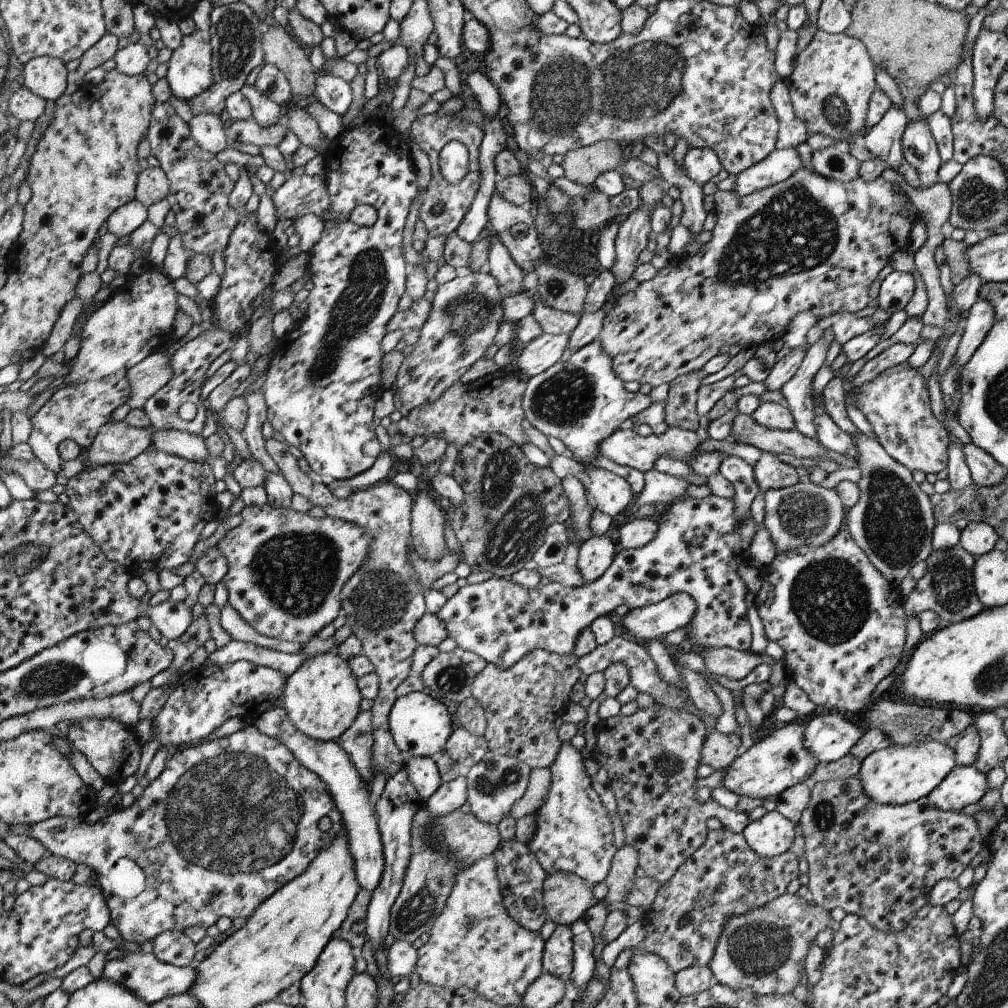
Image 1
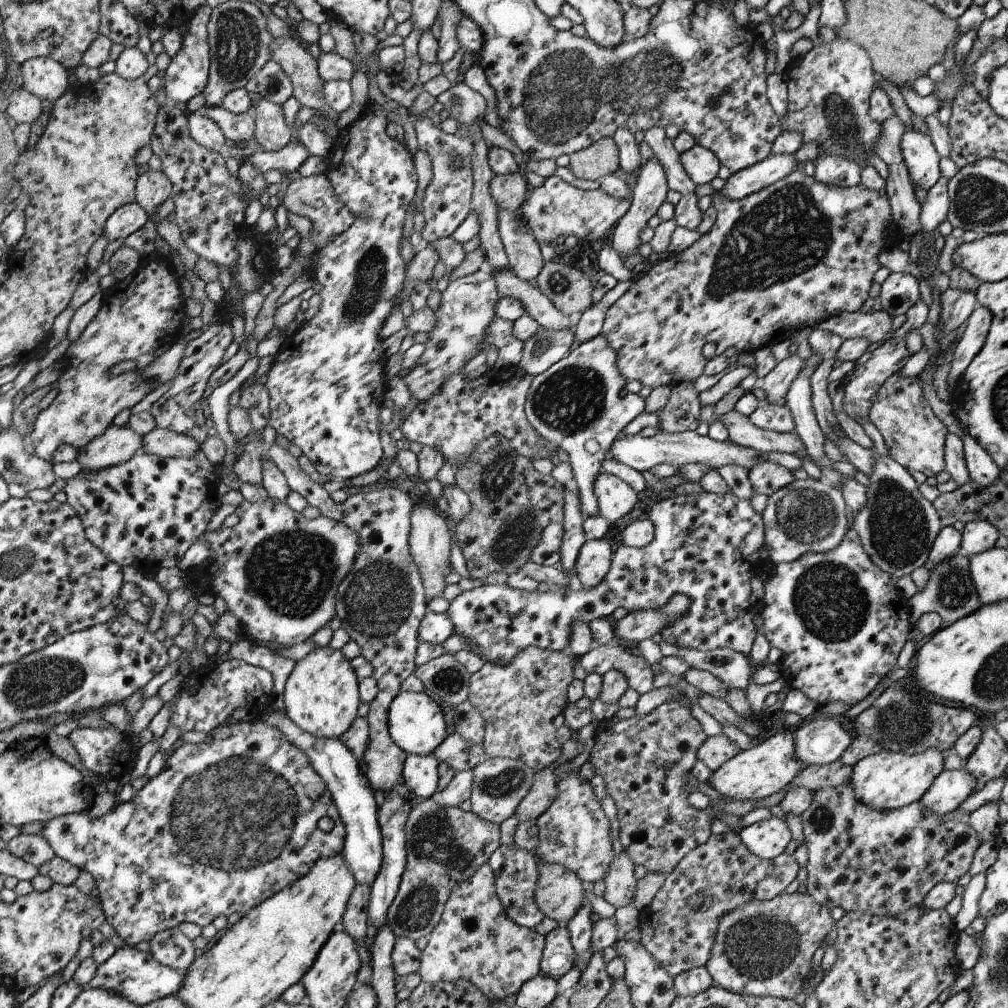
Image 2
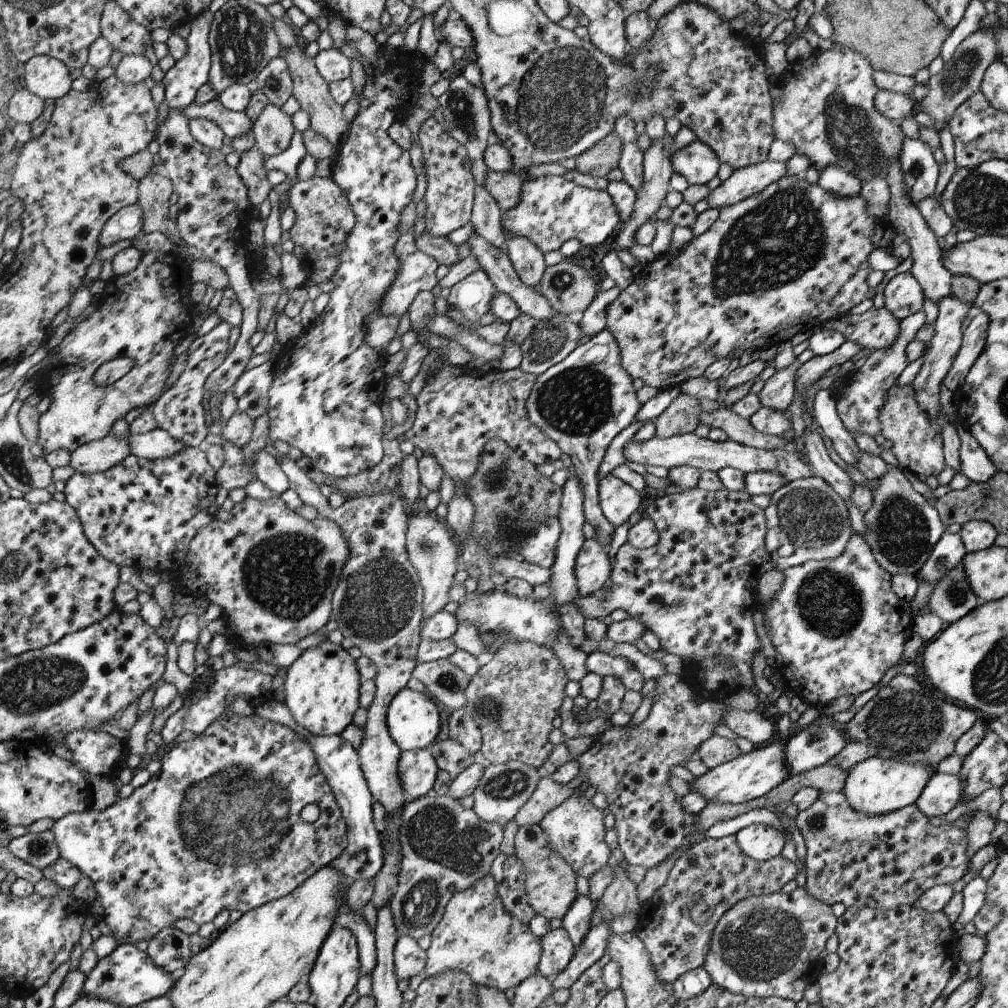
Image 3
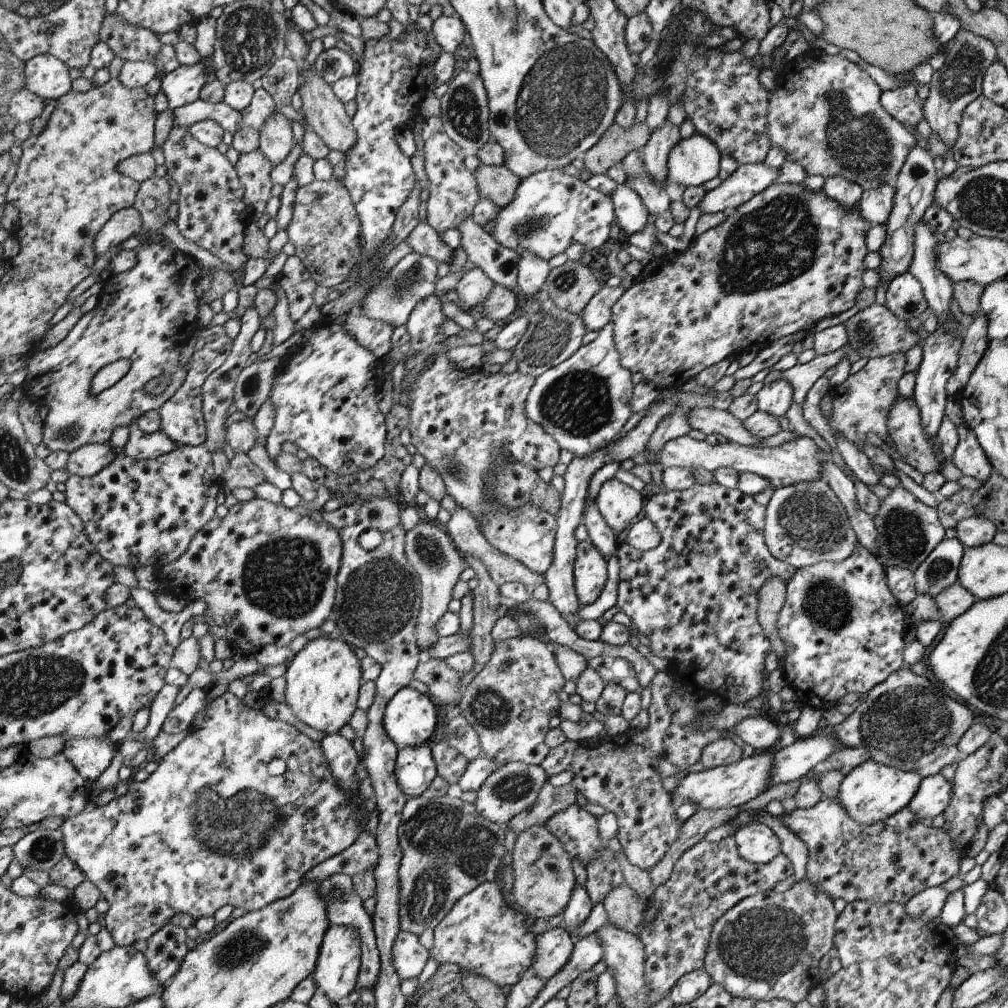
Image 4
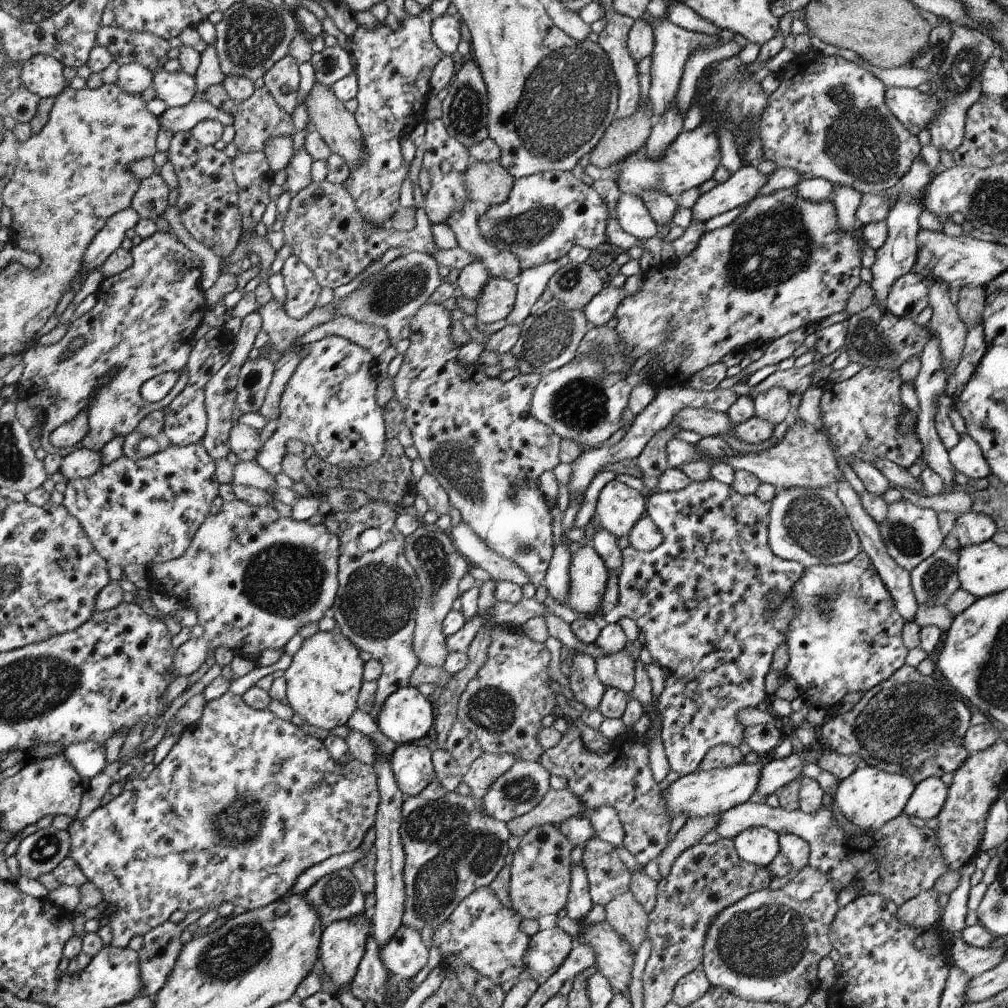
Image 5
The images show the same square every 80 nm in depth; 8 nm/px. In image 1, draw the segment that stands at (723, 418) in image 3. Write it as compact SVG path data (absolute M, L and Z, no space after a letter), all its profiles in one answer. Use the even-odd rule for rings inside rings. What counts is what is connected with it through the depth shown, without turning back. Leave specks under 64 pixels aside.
M738 412L731 424L731 436L742 444L752 444L764 453L791 454L798 458L826 457L826 448L814 439L791 431L769 429L759 425L751 415Z

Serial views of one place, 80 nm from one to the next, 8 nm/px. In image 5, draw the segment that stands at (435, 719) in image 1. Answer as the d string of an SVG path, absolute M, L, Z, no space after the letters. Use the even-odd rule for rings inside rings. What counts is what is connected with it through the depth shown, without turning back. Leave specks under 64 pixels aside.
M405 686L392 693L384 702L382 712L377 714L376 722L380 730L397 745L407 745L414 740L424 738L426 732L432 728L432 724L435 724L432 704L413 686Z

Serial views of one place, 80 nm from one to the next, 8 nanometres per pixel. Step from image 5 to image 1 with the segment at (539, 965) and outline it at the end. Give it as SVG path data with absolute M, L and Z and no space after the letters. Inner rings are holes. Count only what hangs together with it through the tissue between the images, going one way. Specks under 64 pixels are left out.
M558 925L547 942L543 965L546 973L566 982L573 969L573 934L566 925Z

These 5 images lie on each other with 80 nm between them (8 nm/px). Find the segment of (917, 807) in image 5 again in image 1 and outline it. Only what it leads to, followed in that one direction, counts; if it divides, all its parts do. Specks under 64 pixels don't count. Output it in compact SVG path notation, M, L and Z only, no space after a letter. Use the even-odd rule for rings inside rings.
M956 765L928 794L928 800L943 811L961 811L973 805L988 791L987 776L974 765Z

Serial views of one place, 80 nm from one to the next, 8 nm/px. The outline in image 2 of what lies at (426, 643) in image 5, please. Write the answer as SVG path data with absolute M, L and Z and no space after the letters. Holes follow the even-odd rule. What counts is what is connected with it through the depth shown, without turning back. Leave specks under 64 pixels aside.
M428 506L413 509L411 514L410 551L412 560L418 567L424 588L427 590L427 599L430 601L436 596L442 596L446 588L446 574L450 574L450 550L452 550L452 534L448 522L436 512L428 510Z

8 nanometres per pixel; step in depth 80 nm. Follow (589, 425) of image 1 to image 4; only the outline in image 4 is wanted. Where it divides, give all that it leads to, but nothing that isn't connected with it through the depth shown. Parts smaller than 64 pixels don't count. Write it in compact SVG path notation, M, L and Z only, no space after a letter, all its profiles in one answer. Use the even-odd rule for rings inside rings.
M609 322L592 342L582 345L570 358L538 376L535 387L527 399L528 418L531 418L536 424L540 424L552 438L556 439L556 442L559 442L560 446L578 458L590 456L600 448L608 448L633 414L632 408L630 408L634 390L632 373L630 370L622 368L622 364L620 364L620 354L614 343L613 327L614 323ZM586 498L586 504L584 504L582 523L588 530L589 540L599 548L604 558L609 559L618 548L617 536L612 528L606 524L596 502L590 498Z

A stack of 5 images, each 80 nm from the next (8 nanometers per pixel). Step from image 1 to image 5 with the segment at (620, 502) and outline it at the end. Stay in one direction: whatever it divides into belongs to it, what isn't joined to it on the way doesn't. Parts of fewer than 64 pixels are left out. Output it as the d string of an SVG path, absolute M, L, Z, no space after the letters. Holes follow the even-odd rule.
M618 479L611 480L600 491L596 505L596 520L616 538L626 536L644 514L644 496Z

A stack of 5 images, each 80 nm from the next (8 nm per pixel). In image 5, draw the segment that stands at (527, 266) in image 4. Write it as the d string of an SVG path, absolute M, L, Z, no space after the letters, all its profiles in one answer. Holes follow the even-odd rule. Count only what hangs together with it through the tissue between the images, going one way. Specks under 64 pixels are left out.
M557 261L522 269L516 282L518 283L518 300L512 312L505 318L504 325L520 325L532 319L530 310L538 302L550 277L560 268Z

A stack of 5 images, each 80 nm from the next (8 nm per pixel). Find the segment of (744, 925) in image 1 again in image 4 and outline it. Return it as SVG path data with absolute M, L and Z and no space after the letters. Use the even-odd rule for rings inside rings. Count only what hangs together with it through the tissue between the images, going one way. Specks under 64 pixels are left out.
M807 877L784 893L767 891L744 898L715 923L703 969L711 983L724 987L735 997L760 1001L785 999L799 1004L810 988L818 984L818 980L806 978L812 968L818 968L822 956L832 950L836 916L832 898L826 892L818 892Z

